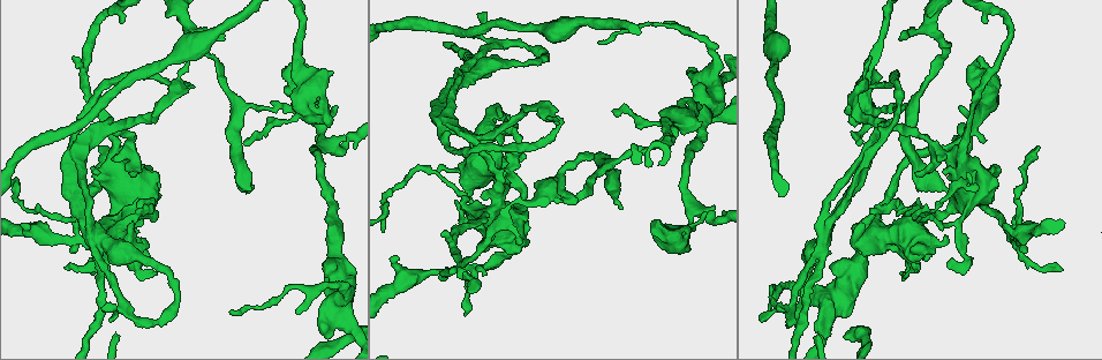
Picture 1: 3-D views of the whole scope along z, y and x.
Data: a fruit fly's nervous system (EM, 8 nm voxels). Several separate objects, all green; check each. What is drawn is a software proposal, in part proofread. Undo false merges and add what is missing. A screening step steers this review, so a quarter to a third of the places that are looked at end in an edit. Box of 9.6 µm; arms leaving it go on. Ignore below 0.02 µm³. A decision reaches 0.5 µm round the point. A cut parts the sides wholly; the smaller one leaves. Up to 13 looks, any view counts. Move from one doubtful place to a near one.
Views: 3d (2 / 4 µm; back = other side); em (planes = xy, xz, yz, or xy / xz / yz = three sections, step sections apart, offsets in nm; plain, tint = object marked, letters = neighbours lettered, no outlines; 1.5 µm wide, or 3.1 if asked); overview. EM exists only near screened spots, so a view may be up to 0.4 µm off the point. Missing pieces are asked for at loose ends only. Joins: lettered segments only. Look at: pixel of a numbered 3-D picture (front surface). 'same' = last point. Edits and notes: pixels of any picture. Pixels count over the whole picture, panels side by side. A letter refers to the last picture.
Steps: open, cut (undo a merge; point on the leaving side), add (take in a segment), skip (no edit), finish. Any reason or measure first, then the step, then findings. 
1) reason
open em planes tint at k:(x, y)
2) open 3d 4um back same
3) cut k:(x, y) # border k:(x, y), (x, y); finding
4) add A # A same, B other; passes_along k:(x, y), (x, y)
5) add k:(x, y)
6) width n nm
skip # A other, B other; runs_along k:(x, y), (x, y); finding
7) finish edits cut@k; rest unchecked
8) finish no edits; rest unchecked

tapers out
open em planes letters at 1:(920, 269)

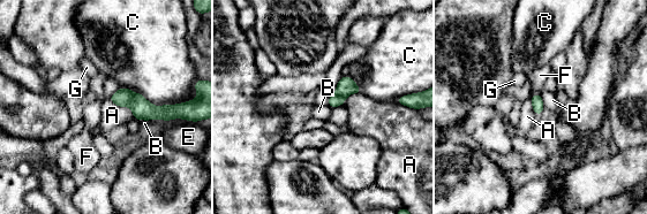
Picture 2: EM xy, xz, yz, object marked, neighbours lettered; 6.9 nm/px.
skip # A other, B other, C other, E other, F other, G other; border 2:(540, 93), (544, 107); no lettered segment goes on from it

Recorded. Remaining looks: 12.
thick turns thin
open 3d 2um at 1:(113, 138)

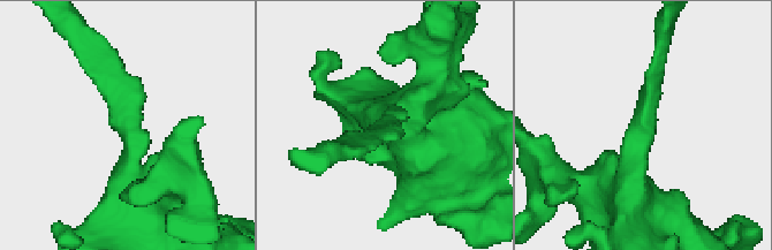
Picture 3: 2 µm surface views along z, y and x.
open em planes letters at 3:(641, 122)

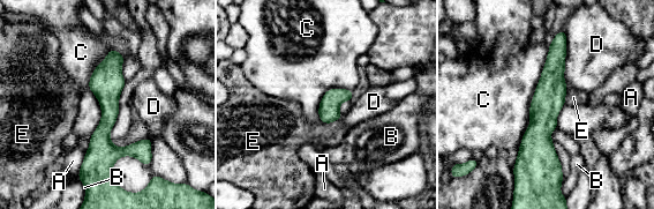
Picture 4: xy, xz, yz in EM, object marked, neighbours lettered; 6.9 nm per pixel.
width 140 nm
skip # A other, B other, C other, D other, E other; runs_along 4:(562, 35), (542, 114), (542, 156); all the same cell

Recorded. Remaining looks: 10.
a narrow waist
open 3d 2um at 1:(271, 110)

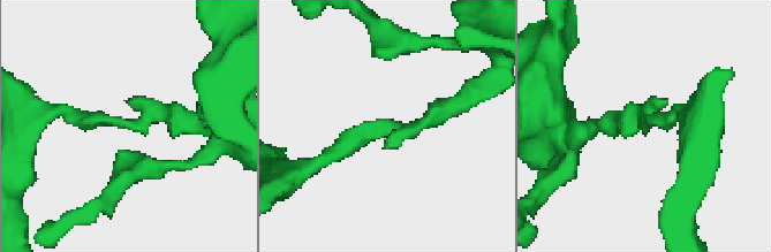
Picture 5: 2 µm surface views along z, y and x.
arm_widths 180, 190 nm
open em planes letters at 5:(652, 117)

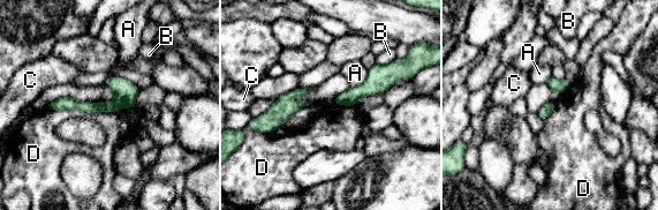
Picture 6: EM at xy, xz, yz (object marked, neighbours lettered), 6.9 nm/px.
width 100 nm
cut 6:(126, 91) # A other, B other, C other, D other; border 6:(113, 100), (119, 109); two cells meet here

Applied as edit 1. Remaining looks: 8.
redraw
open overview

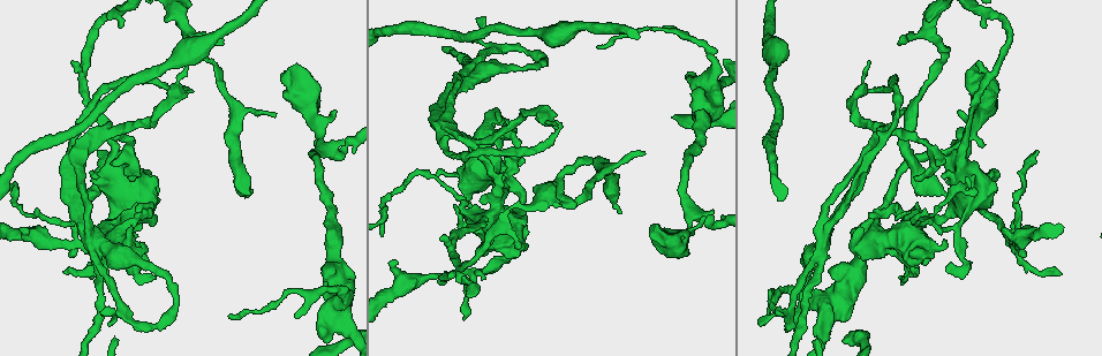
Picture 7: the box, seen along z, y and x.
calibre changes
open 3d 4um at 7:(987, 214)

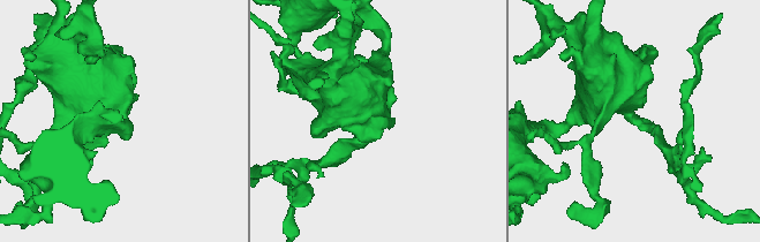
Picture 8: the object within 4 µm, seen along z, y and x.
now the EM
open em yz step 8 tint at 8:(634, 120)

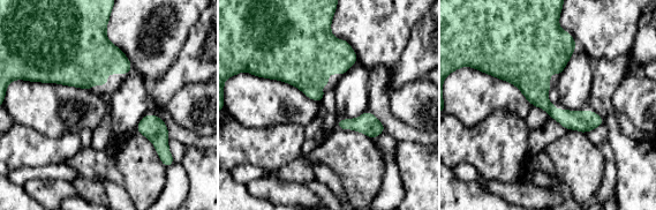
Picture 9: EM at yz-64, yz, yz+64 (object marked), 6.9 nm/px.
open em planes letters same

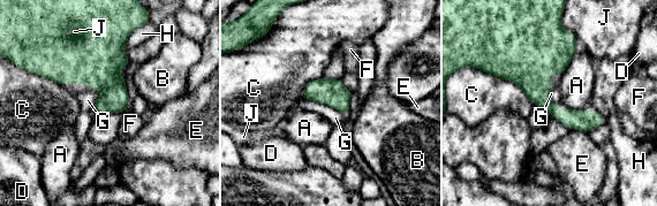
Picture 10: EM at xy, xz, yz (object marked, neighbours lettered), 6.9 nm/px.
width 160 nm
skip # A other, B other, C other, D other, E other, F other, G other, H other, J other; border 10:(306, 98), (327, 104), (344, 115); continuous, no second cell

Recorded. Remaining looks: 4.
branch stops here
open 3d 4um at 7:(663, 231)

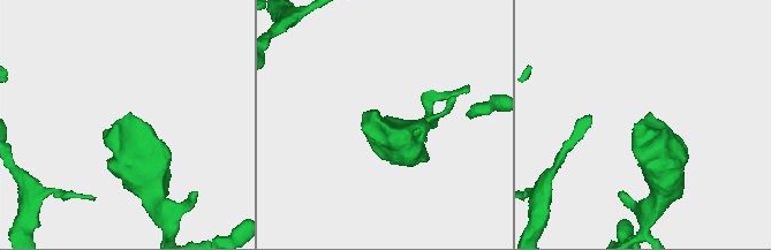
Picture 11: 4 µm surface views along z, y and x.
shape alone is not enough
open em planes plain at 11:(124, 119)

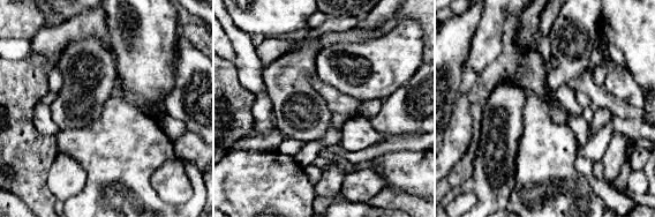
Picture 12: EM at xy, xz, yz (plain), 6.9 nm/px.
open em planes letters same

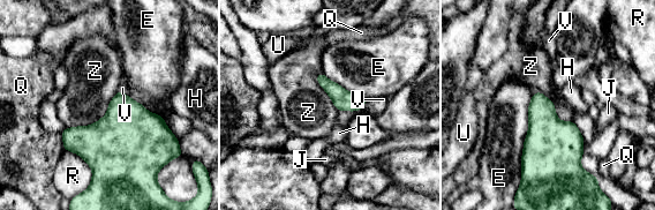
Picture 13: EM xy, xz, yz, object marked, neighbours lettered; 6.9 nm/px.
skip # E other, H other, J other, Q other, R other, U other, V other, Z other; border 13:(118, 91), (103, 117), (65, 128); no lettered segment goes on from it

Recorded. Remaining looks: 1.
finish edits cut@6; rest unchecked

